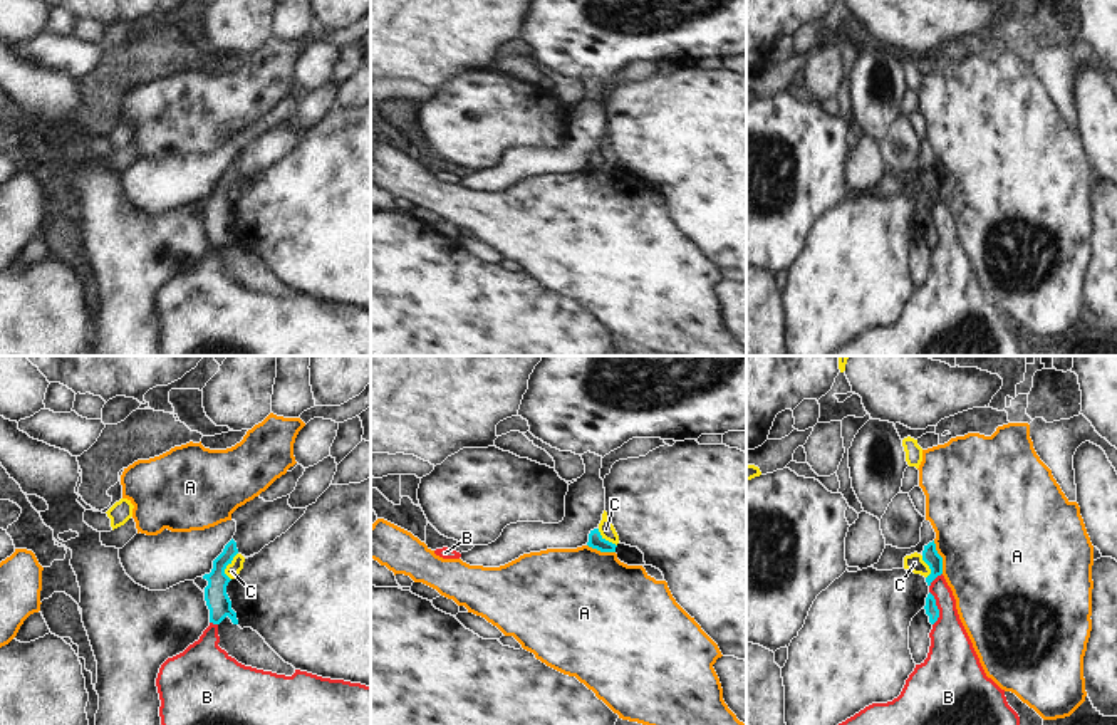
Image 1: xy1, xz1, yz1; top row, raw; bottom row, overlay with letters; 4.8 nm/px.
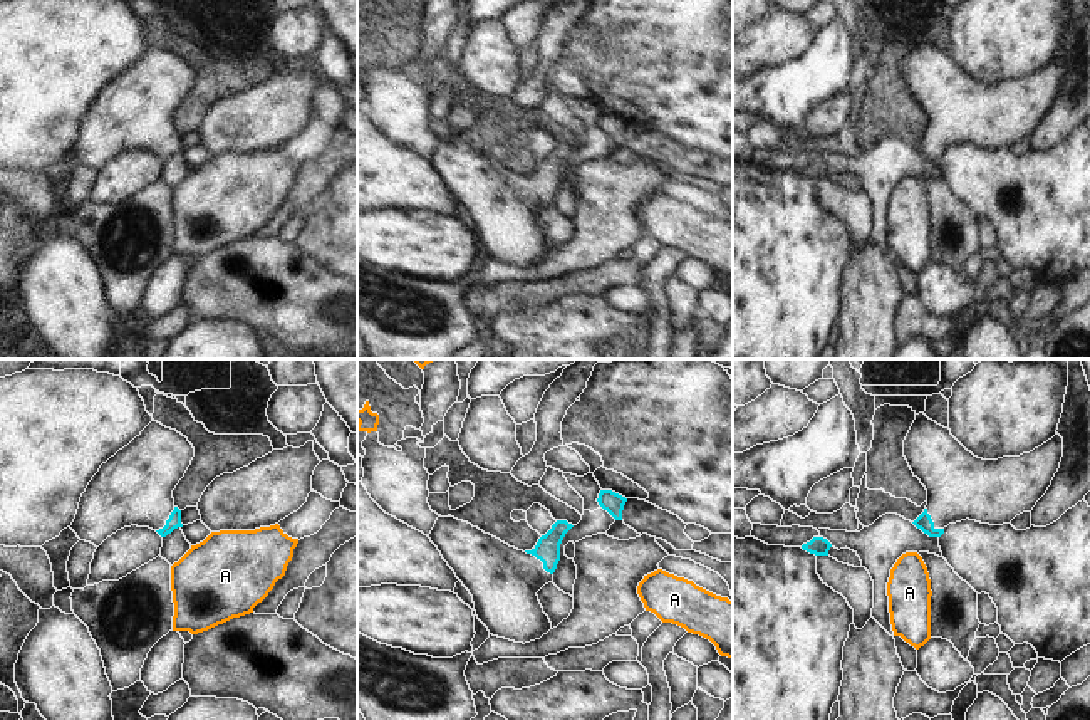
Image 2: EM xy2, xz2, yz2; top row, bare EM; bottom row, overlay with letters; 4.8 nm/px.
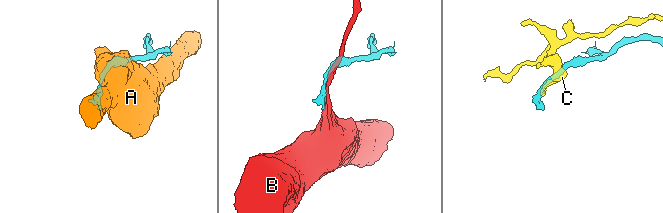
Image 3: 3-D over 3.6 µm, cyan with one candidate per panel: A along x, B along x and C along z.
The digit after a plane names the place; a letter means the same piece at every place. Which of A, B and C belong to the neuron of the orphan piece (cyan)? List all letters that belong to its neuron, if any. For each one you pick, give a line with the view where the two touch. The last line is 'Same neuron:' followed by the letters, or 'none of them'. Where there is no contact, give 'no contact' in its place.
Same neuron: none of them

